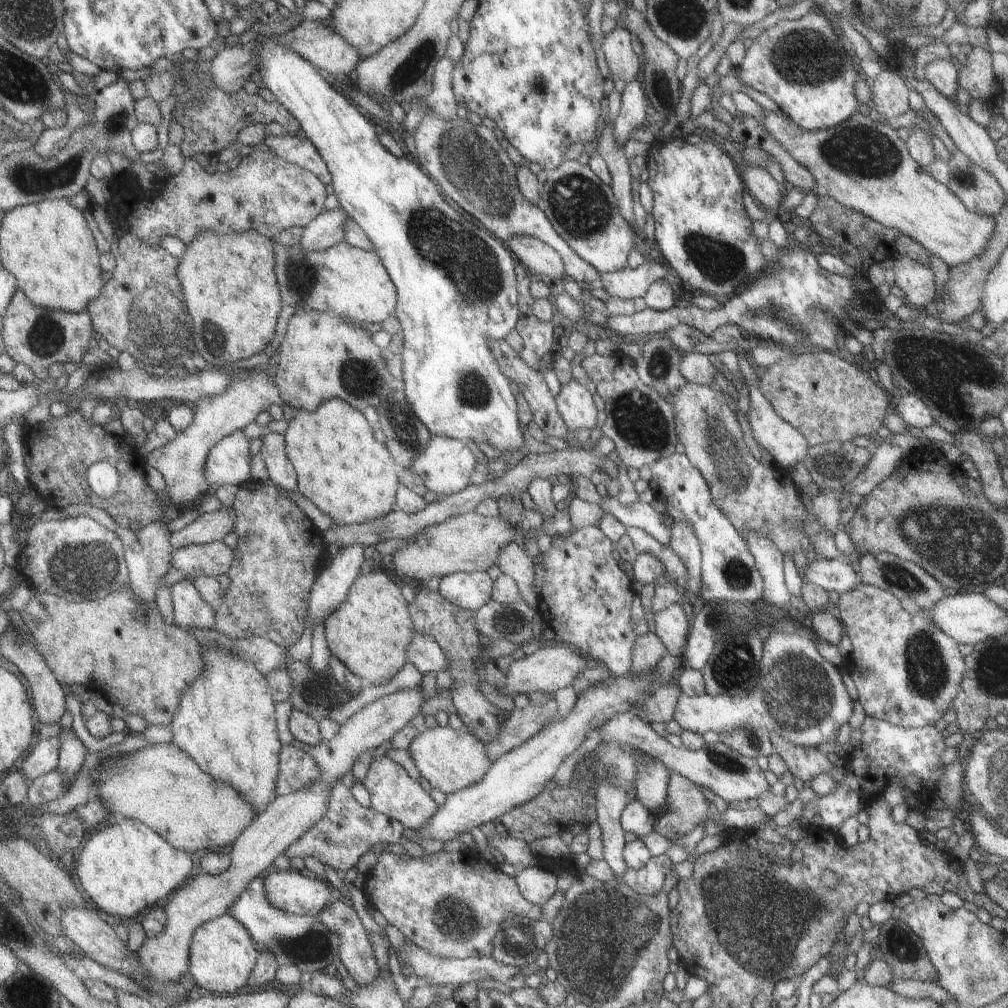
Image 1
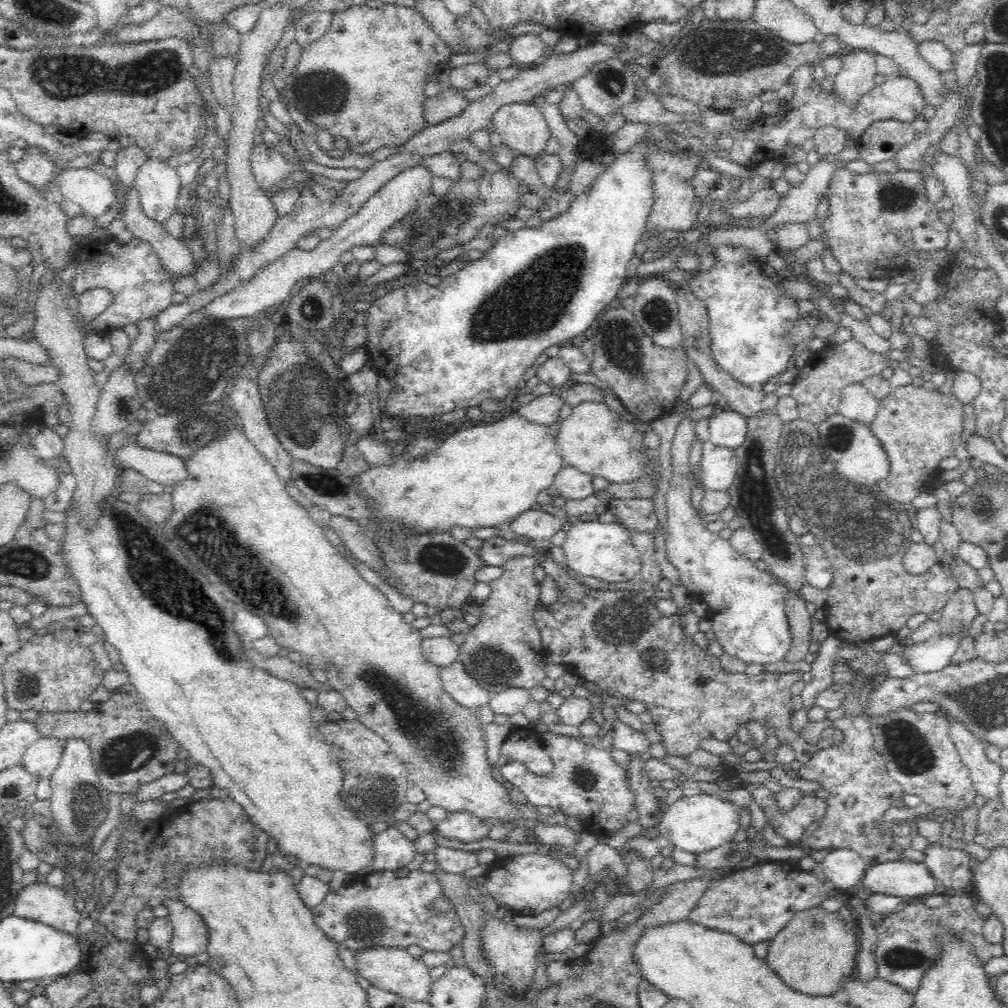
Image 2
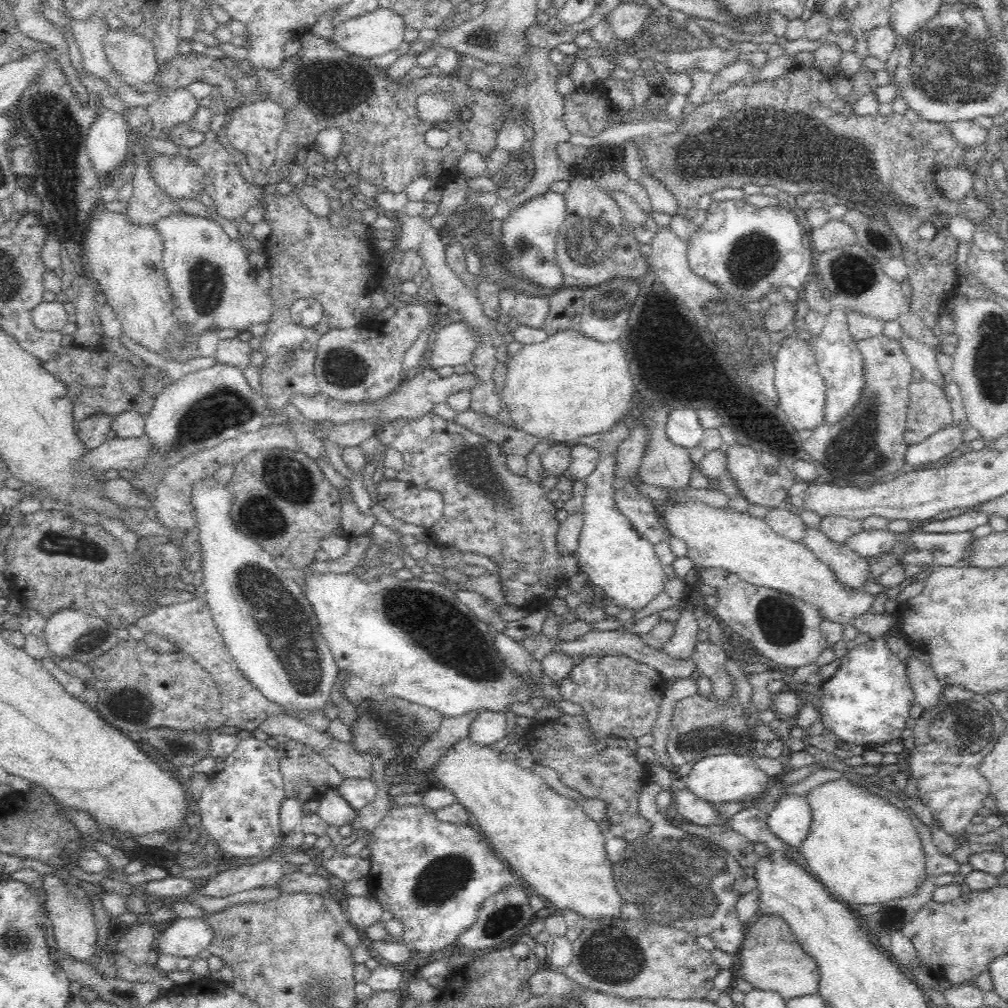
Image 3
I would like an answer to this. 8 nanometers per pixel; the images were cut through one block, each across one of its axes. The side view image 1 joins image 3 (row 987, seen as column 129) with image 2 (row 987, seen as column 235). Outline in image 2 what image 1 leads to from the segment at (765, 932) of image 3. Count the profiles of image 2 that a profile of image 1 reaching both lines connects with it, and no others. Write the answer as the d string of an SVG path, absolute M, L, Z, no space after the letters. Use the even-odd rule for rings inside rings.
M814 906L812 908L808 908L806 910L802 910L802 912L798 912L790 918L790 922L786 923L786 926L774 936L774 940L770 941L770 947L768 948L768 955L765 959L765 964L786 984L786 986L790 987L790 989L806 994L806 995L838 995L838 990L841 988L841 984L848 978L853 978L855 974L855 966L857 954L859 951L858 948L858 940L856 939L859 931L857 928L850 926L844 920L840 919L840 916L837 913L828 912L826 909L822 909L819 906Z

